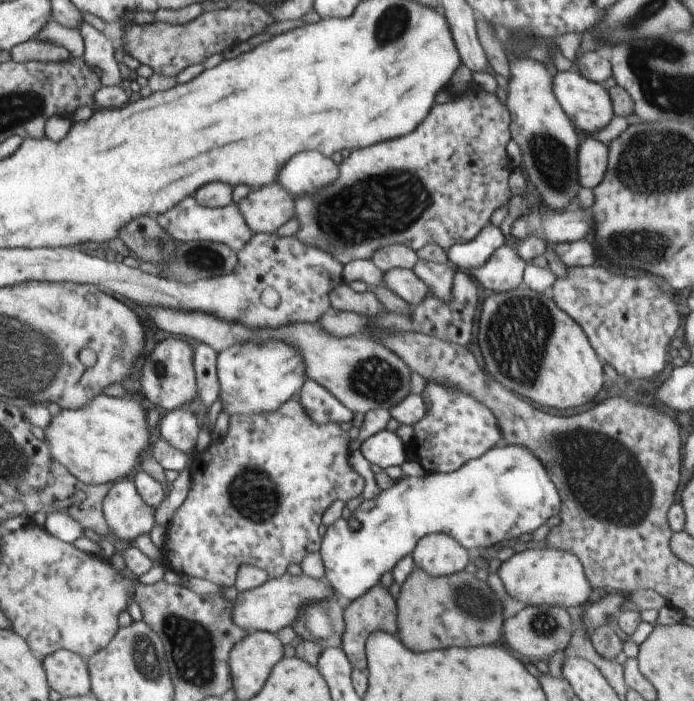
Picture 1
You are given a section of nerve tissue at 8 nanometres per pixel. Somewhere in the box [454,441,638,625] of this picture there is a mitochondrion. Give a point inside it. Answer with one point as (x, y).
(503, 495)

